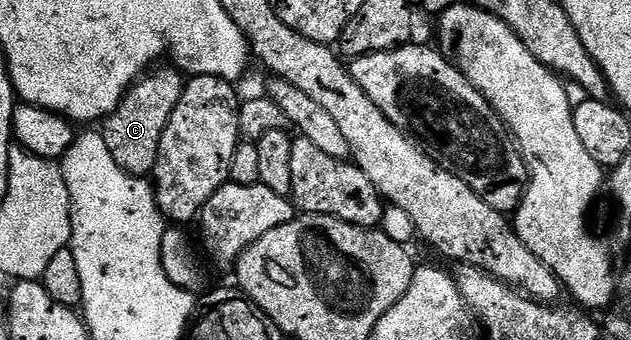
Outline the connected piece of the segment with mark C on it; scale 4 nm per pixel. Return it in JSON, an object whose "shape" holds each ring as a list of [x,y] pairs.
{"shape":[[[163,67],[152,68],[140,77],[128,89],[123,102],[101,122],[103,138],[109,151],[113,151],[113,159],[117,159],[117,167],[121,167],[133,177],[154,174],[157,151],[161,147],[161,135],[165,135],[165,127],[169,127],[169,119],[183,94],[184,74],[174,67],[159,68]]]}

